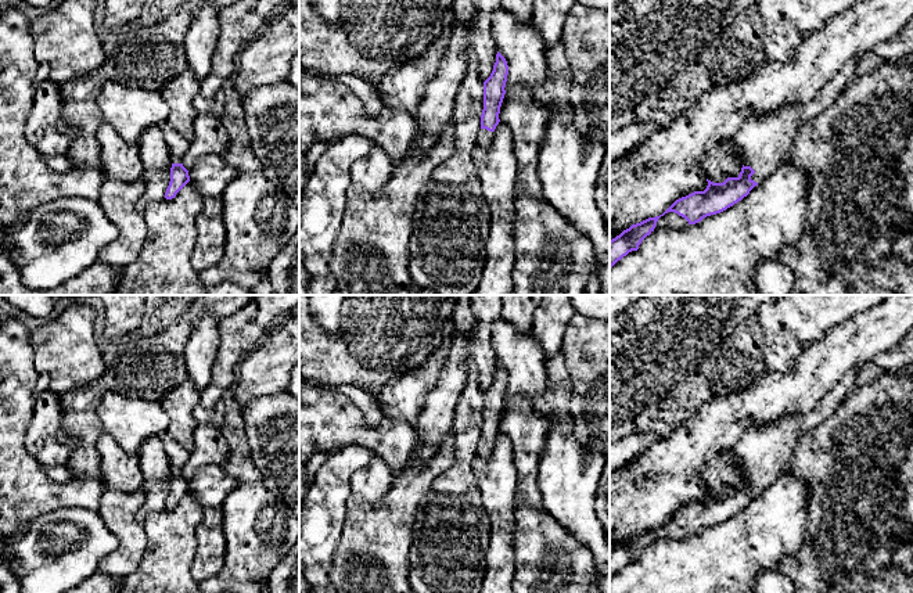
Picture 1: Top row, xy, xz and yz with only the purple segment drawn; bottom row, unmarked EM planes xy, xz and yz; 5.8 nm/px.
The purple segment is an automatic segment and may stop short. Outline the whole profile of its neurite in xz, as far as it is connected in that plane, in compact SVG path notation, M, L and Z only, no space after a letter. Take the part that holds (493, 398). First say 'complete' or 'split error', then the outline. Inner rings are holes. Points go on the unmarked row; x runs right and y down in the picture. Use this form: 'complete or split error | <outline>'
split error | M497 362L496 373L490 387L484 392L484 420L481 425L481 439L475 454L486 457L492 453L493 442L499 435L500 417L506 405L508 375L506 369Z

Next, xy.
split error | M168 432L161 436L170 464L170 492L165 503L166 510L172 510L190 492L188 481L181 470L190 457L190 452L180 446Z

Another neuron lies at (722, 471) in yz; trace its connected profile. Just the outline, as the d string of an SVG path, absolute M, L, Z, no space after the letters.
M734 448L718 452L702 468L704 485L713 493L723 493L727 488L738 488L743 475Z

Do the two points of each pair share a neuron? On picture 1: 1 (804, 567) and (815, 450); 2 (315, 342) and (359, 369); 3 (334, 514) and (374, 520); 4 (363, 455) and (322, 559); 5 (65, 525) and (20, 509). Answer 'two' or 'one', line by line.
1: one
2: one
3: two
4: one
5: two

